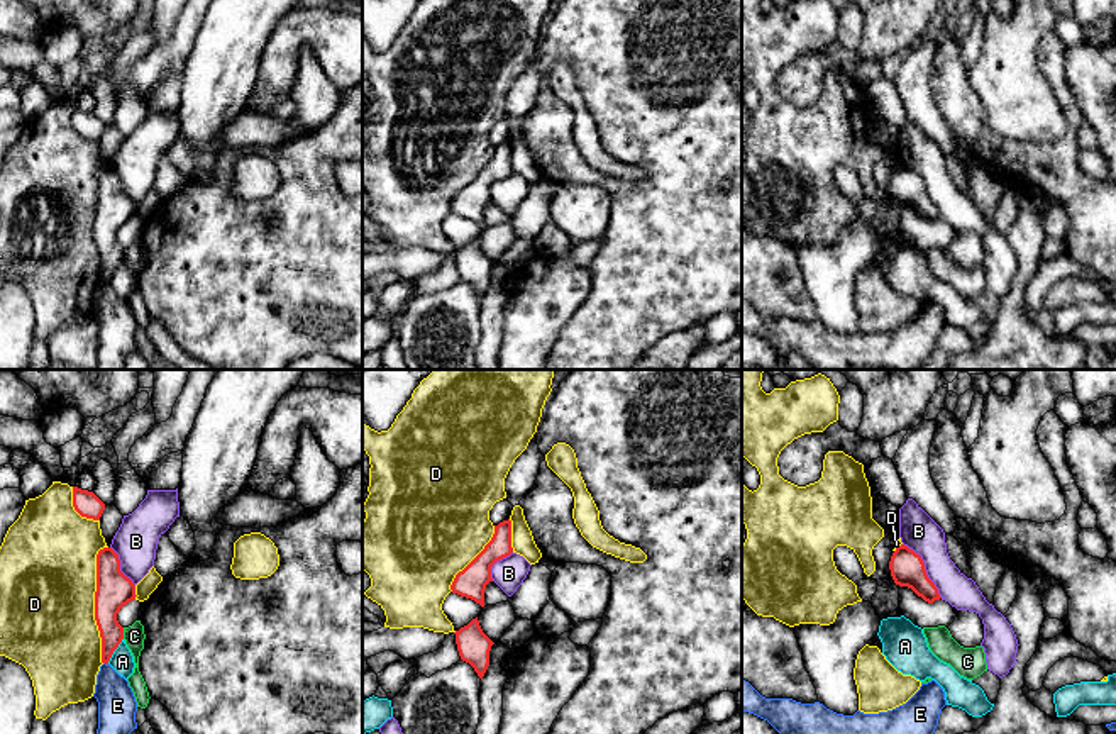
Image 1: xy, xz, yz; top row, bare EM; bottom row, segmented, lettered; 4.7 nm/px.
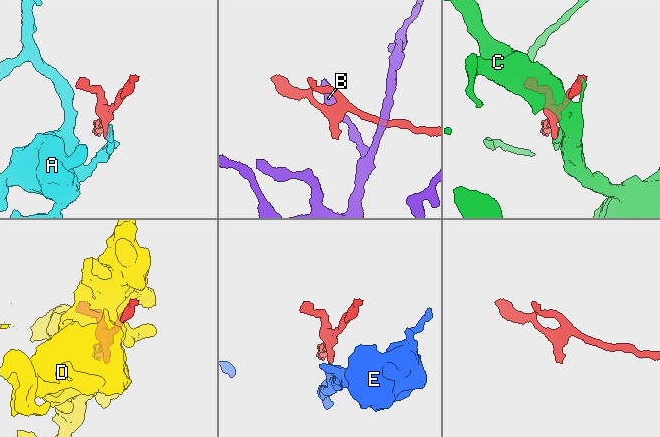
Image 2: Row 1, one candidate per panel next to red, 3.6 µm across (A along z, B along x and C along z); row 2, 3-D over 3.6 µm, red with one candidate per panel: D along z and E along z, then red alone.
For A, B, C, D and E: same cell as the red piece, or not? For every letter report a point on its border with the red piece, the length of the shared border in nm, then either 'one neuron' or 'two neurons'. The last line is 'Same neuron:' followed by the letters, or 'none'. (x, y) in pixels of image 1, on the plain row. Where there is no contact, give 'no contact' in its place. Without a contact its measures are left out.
A: xy (114, 270) | 150 nm | two neurons
B: yz (923, 189) | 320 nm | two neurons
C: xy (122, 253) | 60 nm | two neurons
D: xy (95, 224) | 550 nm | two neurons
E: xy (105, 283) | 30 nm | two neurons
Same neuron: none

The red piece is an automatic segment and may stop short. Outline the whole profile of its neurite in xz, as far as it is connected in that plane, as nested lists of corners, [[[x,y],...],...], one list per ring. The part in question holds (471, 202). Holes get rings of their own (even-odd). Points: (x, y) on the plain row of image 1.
[[[511,141],[494,146],[494,154],[484,170],[456,195],[450,210],[461,217],[471,219],[484,227],[484,210],[491,198],[491,186],[510,176],[511,168]]]

